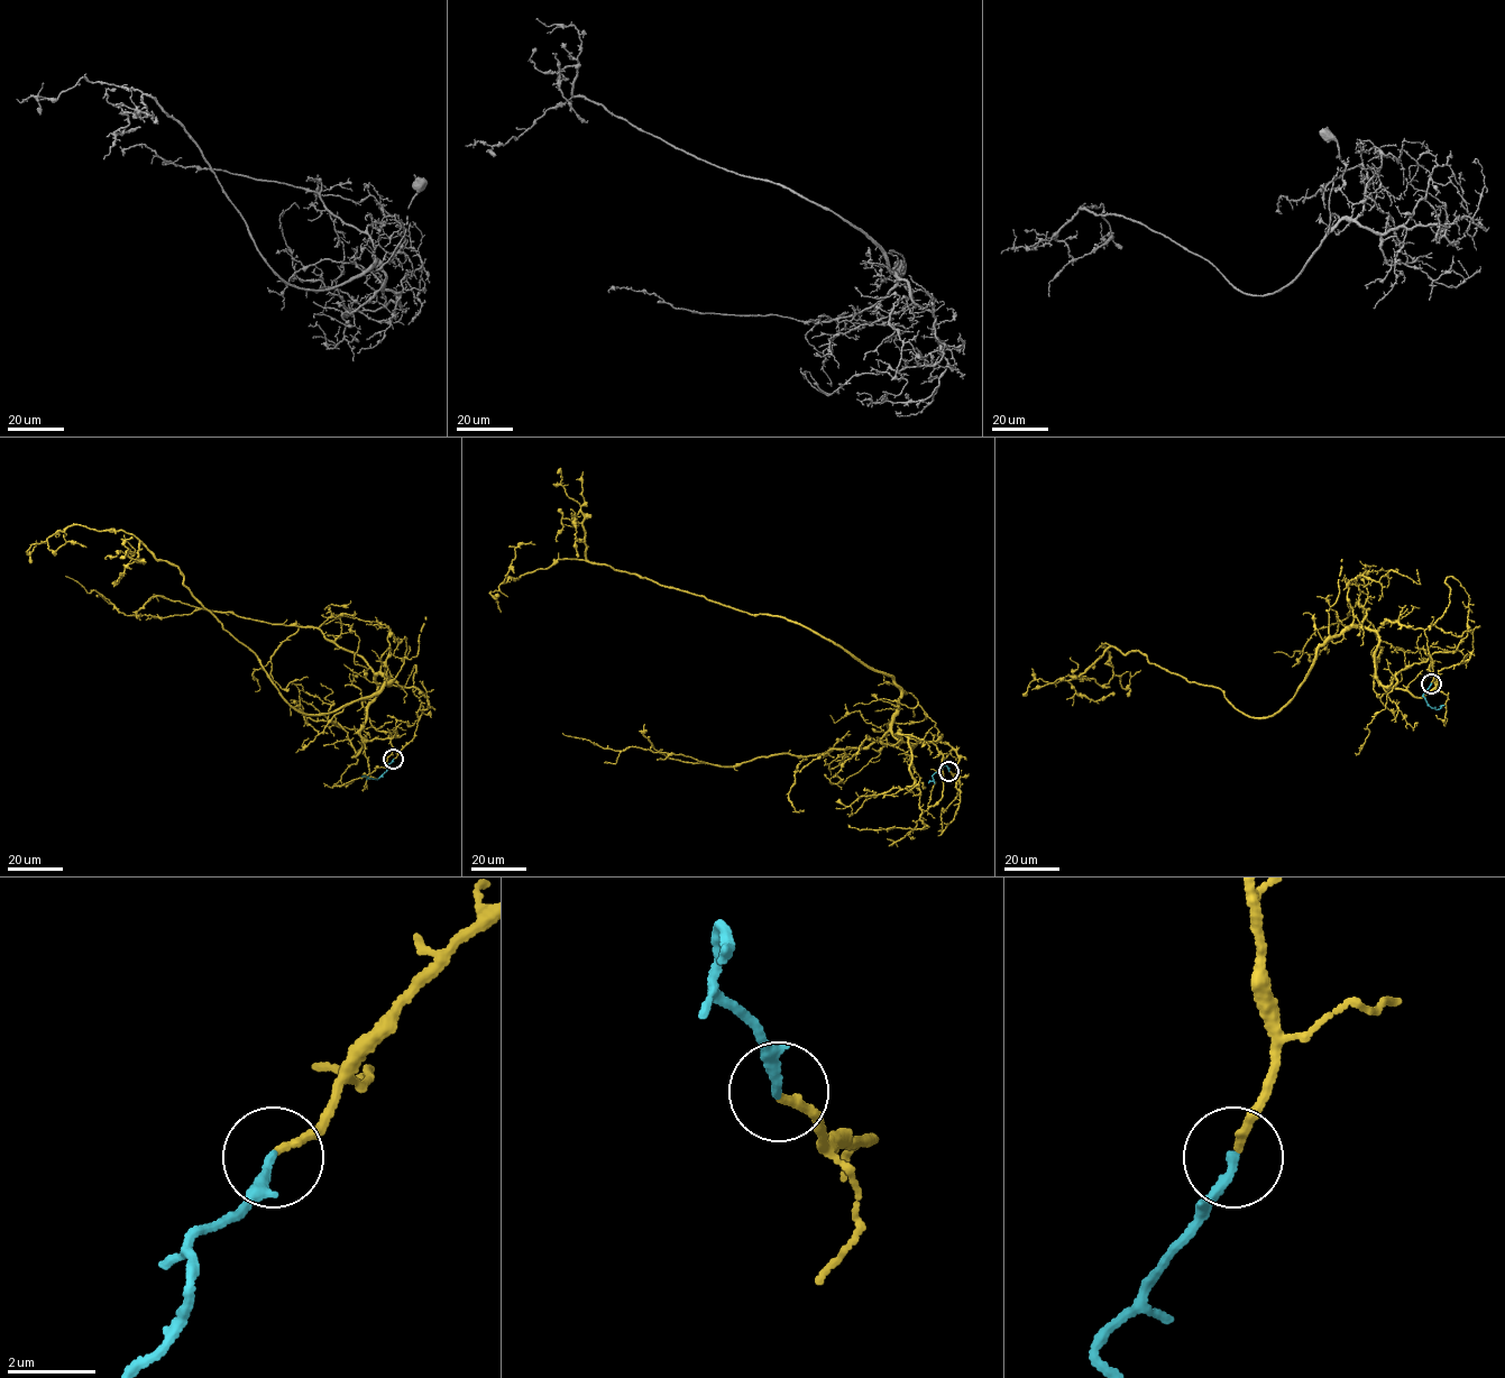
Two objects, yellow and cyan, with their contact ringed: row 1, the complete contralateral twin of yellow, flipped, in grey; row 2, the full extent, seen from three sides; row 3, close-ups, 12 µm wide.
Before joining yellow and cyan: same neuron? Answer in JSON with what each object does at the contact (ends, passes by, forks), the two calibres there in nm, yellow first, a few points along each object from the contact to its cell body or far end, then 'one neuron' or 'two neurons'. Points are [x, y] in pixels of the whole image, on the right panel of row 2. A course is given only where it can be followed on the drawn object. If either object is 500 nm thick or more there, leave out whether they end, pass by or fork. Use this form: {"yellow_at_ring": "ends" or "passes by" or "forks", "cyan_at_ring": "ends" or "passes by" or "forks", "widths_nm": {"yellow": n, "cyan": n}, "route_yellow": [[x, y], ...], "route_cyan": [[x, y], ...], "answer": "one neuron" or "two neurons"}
{"yellow_at_ring": "ends", "cyan_at_ring": "ends", "widths_nm": {"yellow": 160, "cyan": 200}, "route_yellow": [[1431, 682], [1424, 631], [1387, 619], [1330, 636], [1262, 718], [1138, 651], [1102, 643], [1112, 677], [1086, 677]], "route_cyan": [[1431, 683], [1423, 696], [1432, 707], [1438, 709], [1441, 706]], "answer": "one neuron"}

